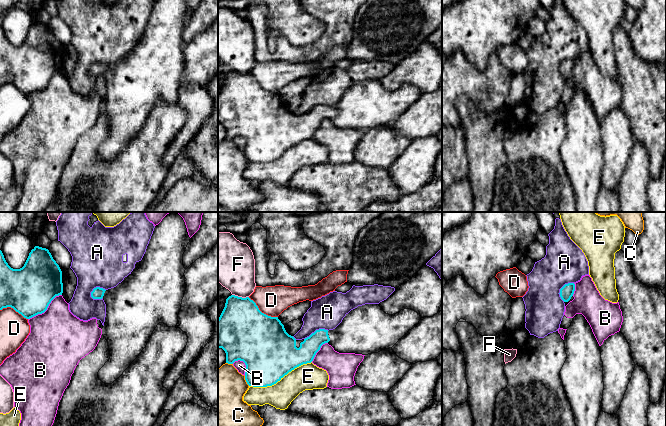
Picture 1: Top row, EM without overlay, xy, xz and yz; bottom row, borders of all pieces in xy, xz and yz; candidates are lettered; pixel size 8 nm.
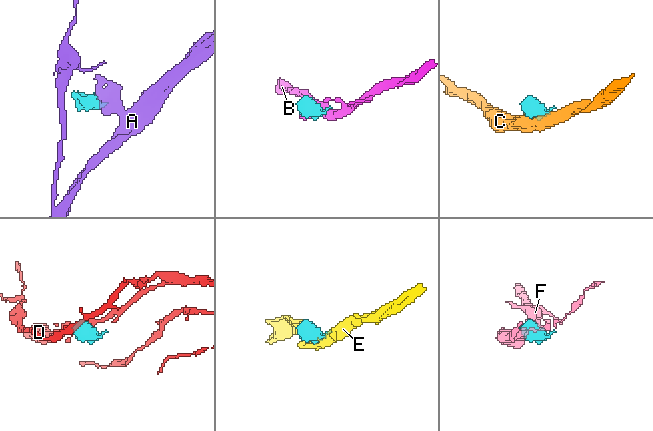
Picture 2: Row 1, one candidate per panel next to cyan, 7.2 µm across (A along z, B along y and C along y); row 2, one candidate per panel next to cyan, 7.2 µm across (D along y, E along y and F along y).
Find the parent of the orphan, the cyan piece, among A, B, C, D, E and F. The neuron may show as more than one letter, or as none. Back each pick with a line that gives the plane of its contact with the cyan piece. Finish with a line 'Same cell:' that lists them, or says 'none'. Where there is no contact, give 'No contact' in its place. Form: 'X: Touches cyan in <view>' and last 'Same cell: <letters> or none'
Same cell: none

